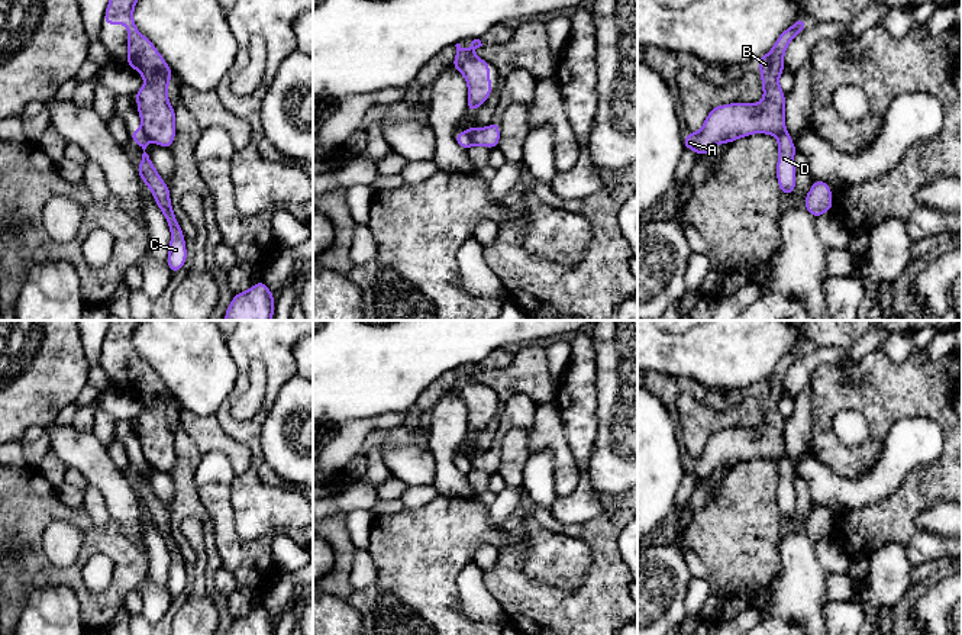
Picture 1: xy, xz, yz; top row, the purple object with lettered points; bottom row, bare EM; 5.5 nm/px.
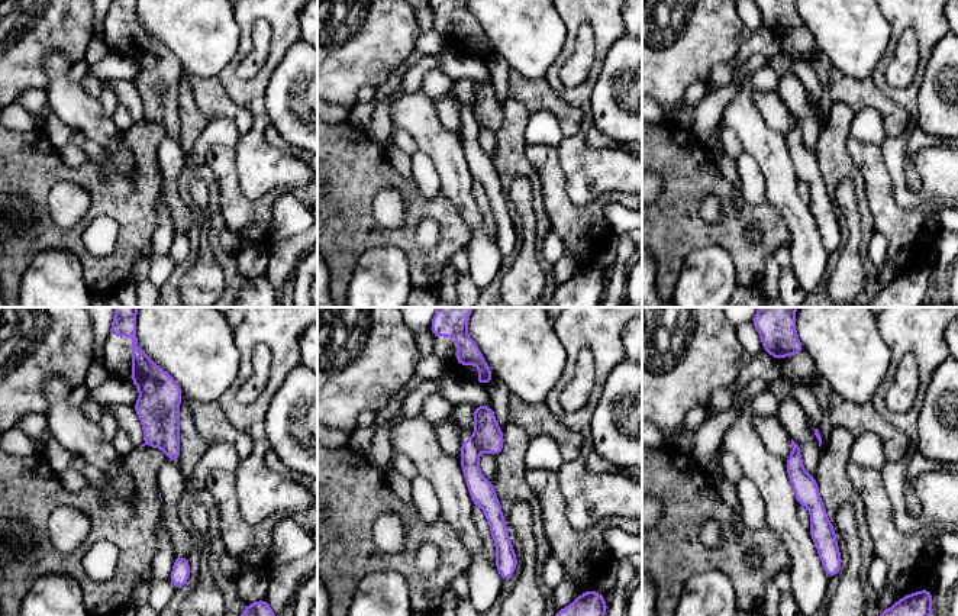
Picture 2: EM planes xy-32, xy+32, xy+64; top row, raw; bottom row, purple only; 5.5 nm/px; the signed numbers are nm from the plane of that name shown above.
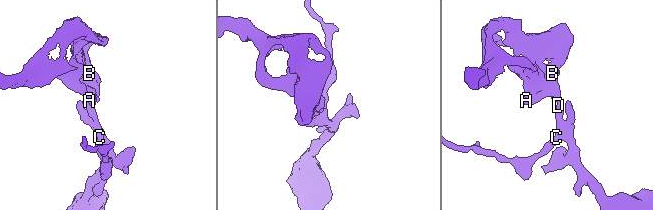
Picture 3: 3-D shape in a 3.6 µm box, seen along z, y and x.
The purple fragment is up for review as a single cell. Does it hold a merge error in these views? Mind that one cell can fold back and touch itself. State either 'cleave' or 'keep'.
cleave

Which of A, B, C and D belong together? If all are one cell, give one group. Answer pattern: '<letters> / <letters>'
A B / C D

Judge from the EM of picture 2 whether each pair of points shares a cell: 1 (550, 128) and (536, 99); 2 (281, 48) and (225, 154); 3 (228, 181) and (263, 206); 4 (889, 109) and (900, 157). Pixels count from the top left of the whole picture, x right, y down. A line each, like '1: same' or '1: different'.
1: different
2: different
3: same
4: different

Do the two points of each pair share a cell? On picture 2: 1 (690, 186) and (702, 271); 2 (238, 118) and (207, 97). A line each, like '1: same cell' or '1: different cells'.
1: different cells
2: same cell

